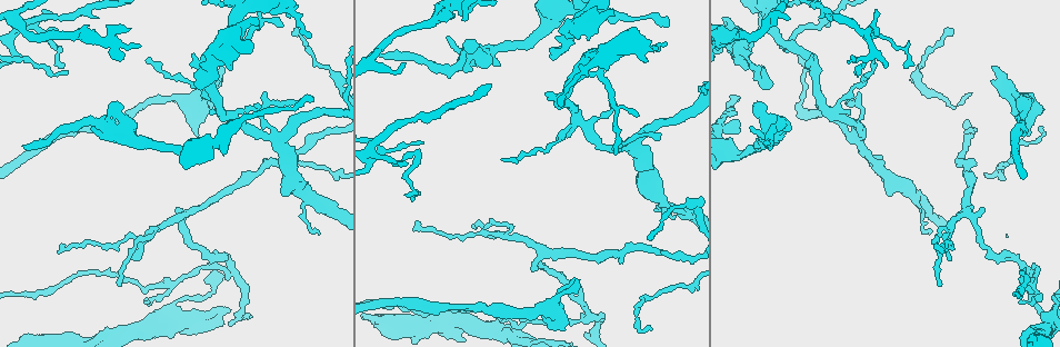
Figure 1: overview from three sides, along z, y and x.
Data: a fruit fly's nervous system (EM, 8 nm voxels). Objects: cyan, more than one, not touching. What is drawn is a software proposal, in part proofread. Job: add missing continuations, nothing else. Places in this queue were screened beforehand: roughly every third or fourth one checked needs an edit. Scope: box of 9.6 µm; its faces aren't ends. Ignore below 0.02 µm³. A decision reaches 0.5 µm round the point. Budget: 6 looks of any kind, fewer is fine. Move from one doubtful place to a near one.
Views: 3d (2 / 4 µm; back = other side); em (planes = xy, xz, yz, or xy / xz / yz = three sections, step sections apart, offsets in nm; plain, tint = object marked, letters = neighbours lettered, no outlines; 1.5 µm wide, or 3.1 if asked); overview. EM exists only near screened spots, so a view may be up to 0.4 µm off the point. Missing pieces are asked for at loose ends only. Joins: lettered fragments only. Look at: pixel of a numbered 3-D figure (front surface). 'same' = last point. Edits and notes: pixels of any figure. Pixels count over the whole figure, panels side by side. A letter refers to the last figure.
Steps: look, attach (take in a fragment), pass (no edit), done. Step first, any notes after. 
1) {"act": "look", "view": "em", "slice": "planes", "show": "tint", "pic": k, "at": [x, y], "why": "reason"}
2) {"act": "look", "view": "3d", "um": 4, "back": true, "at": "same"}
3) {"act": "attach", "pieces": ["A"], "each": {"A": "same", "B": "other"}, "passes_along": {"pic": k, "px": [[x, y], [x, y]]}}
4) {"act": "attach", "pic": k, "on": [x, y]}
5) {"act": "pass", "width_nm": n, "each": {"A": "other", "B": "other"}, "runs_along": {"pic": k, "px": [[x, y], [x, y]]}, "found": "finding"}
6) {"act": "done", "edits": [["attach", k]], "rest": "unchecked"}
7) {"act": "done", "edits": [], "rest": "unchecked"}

{"act": "look", "view": "3d", "um": 4, "pic": 1, "at": [905, 67], "why": "tapers out"}

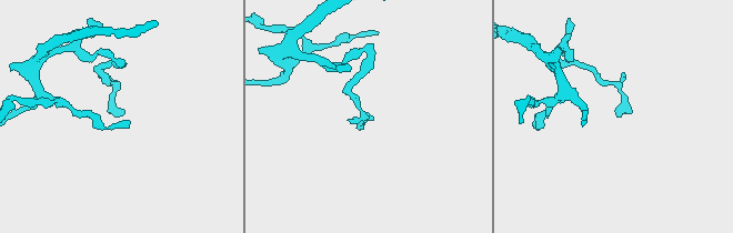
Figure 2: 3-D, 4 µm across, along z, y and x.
{"act": "look", "view": "em", "slice": "yz", "step": 8, "show": "letters", "pic": 2, "at": [122, 109], "why": "shape alone is not enough"}

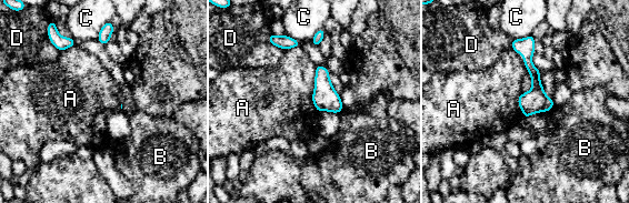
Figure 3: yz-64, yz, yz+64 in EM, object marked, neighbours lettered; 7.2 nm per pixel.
{"act": "look", "view": "em", "slice": "planes", "show": "letters", "at": "same", "why": "another direction"}

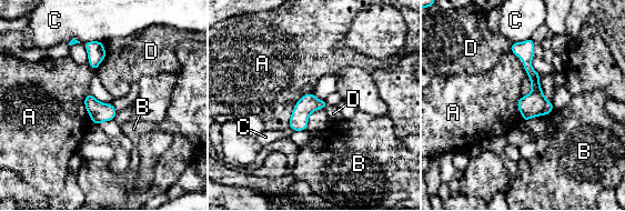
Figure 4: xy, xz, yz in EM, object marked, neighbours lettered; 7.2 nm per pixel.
{"act": "pass", "each": {"A": "other", "B": "other", "C": "other", "D": "other"}, "runs_along": {"pic": 4, "px": [[530, 42], [535, 102], [525, 117]]}, "found": "none of them fits"}

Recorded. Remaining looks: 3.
{"act": "look", "view": "em", "slice": "planes", "show": "tint", "pic": 1, "at": [770, 146], "why": "an open end"}

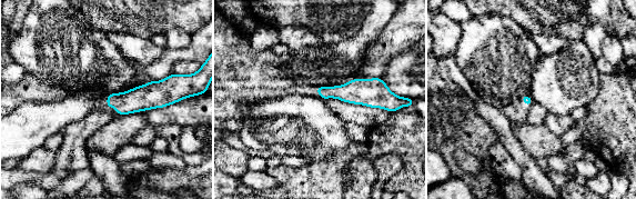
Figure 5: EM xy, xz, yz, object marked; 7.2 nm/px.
{"act": "look", "view": "em", "slice": "planes", "show": "letters", "at": "same", "why": "see the neighbours"}

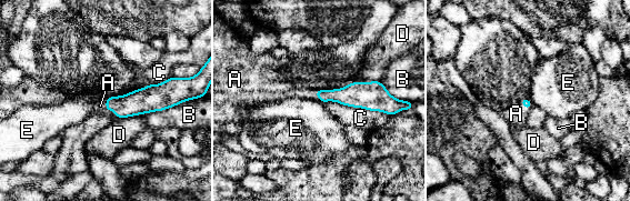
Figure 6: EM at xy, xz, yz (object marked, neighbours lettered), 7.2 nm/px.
{"act": "attach", "pieces": ["A"], "longest_contact_nm": ["C", 500], "each": {"A": "same", "B": "other", "C": "other", "D": "other", "E": "other"}, "passes_along": {"pic": 6, "px": [[141, 101], [109, 110], [100, 106]]}, "found": "the neuron continues"}

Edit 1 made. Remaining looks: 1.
{"act": "look", "view": "em", "slice": "planes", "show": "letters", "pic": 1, "at": [738, 121], "why": "free end"}

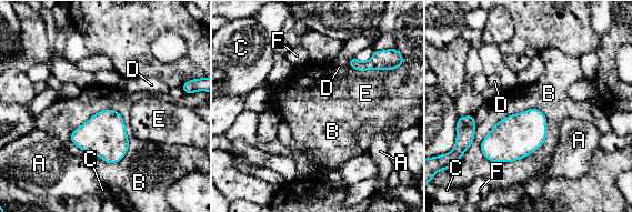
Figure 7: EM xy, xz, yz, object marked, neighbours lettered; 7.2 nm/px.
{"act": "pass", "each": {"A": "other", "B": "other", "C": "other", "D": "other", "E": "other", "F": "other"}, "found": "none of them fits"}

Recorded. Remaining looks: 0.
{"act": "done", "edits": [["attach", 6]], "rest": "unchecked"}

